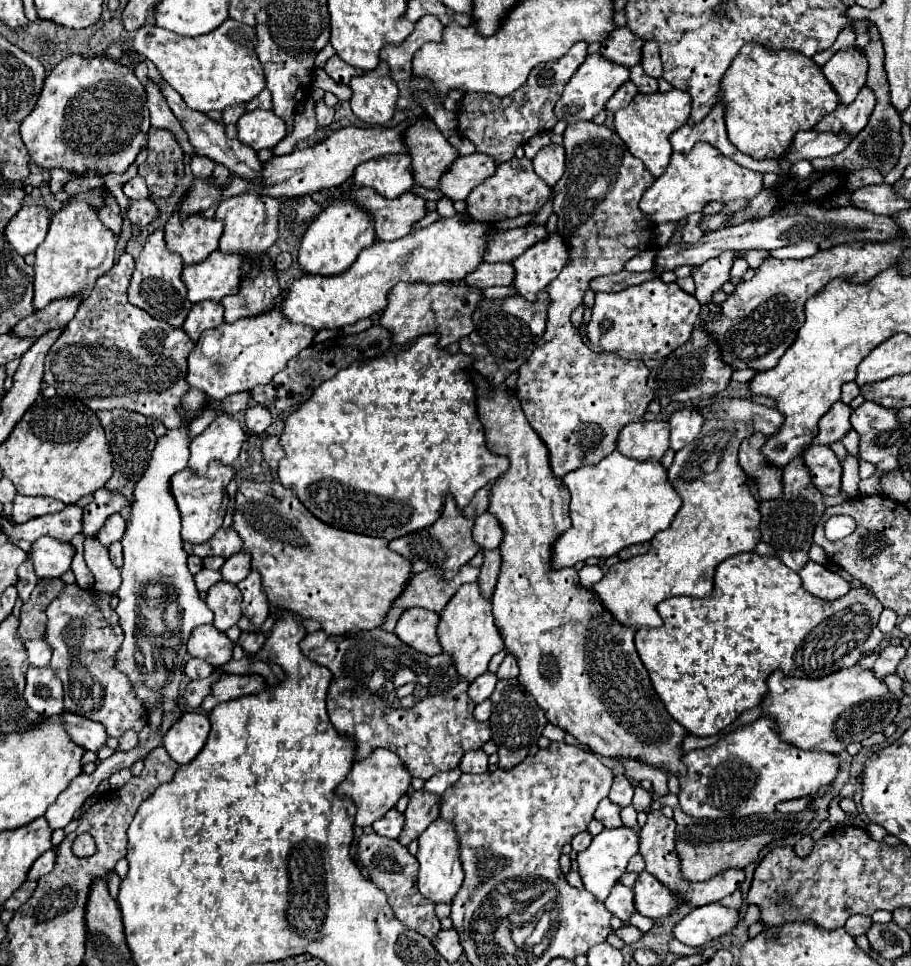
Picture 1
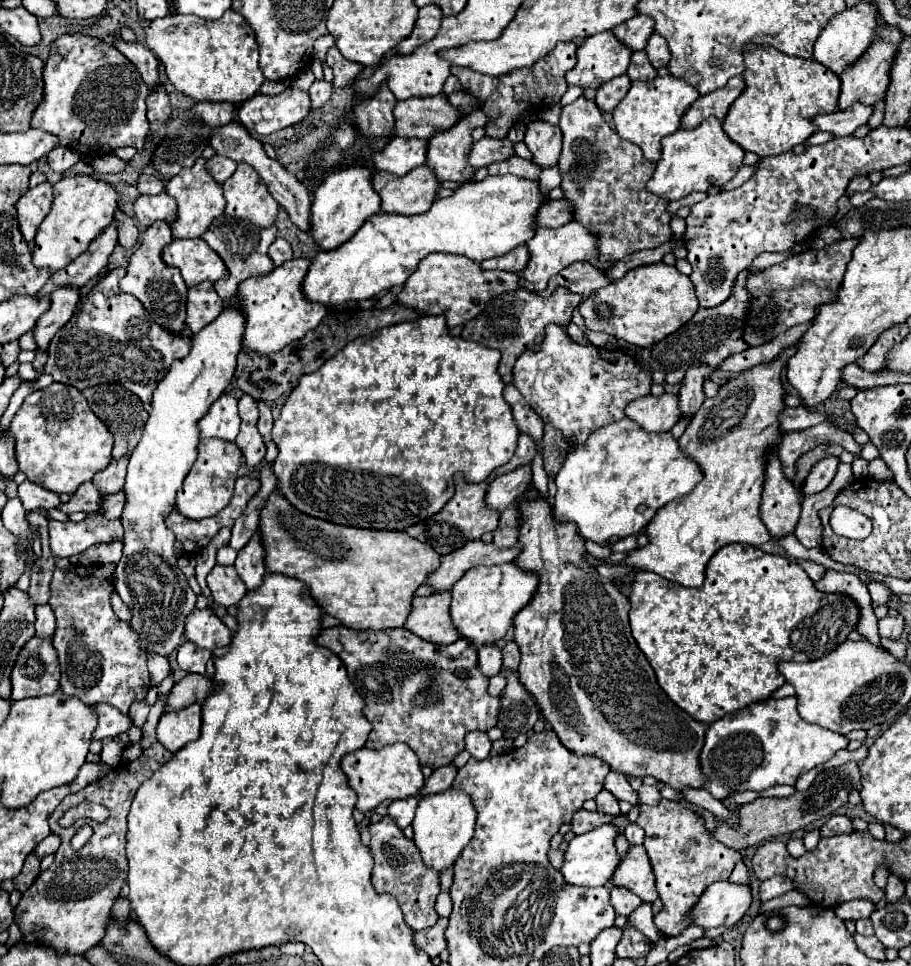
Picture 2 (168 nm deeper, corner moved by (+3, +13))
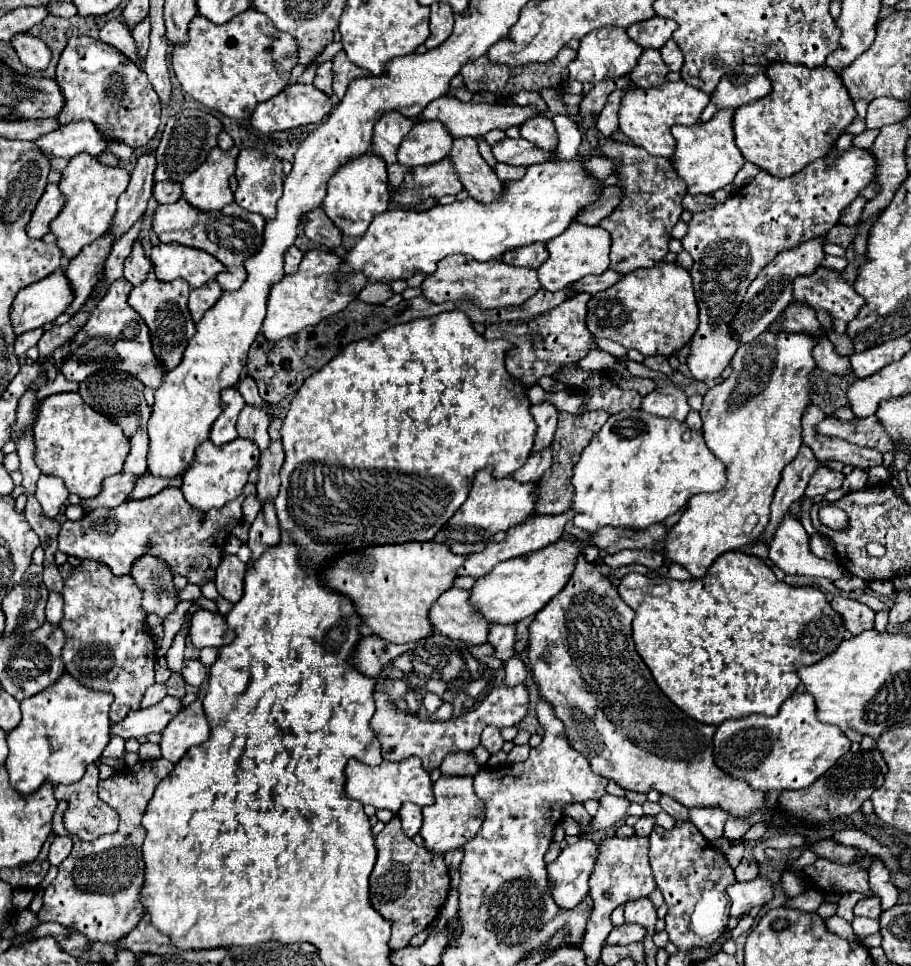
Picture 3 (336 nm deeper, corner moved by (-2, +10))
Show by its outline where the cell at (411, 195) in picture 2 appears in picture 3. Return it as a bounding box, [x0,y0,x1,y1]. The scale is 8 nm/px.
[391,159,461,207]

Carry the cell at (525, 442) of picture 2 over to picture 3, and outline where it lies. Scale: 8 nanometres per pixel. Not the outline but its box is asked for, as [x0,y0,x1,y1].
[531,403,557,453]

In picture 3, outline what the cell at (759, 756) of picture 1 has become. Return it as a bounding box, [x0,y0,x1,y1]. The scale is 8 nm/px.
[713,693,851,791]

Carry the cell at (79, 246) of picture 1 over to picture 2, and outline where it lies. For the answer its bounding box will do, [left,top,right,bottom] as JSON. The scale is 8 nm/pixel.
[32,174,118,272]

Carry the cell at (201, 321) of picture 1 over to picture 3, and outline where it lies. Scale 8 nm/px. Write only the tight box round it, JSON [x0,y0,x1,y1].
[189,281,221,323]

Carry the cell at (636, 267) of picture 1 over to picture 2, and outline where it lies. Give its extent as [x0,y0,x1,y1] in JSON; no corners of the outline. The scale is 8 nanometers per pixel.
[522,222,614,292]

